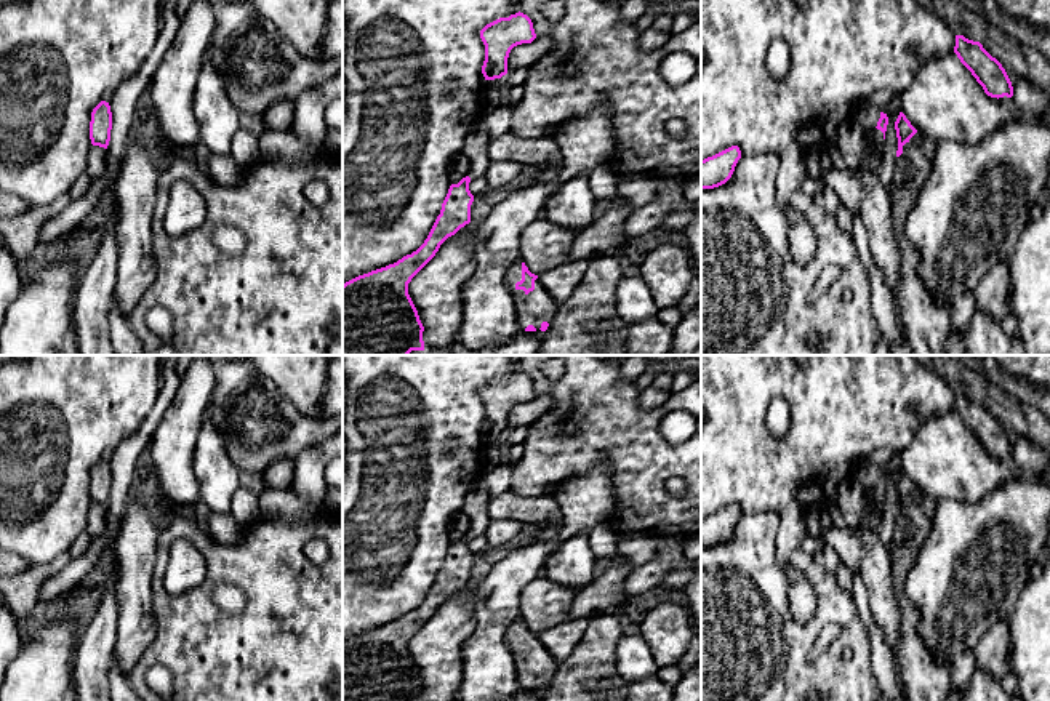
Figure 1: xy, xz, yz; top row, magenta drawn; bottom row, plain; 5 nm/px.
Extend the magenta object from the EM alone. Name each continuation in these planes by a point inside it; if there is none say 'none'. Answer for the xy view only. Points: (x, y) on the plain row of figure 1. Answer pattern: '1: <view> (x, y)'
none

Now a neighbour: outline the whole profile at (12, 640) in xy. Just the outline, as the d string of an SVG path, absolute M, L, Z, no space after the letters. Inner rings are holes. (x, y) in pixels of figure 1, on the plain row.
M0 605L0 688L8 666L16 659L22 645L19 621L6 605Z

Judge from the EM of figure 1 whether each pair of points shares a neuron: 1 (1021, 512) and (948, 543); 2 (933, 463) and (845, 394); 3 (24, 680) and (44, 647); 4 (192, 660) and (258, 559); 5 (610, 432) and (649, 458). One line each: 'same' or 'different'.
1: same
2: different
3: same
4: same
5: same

